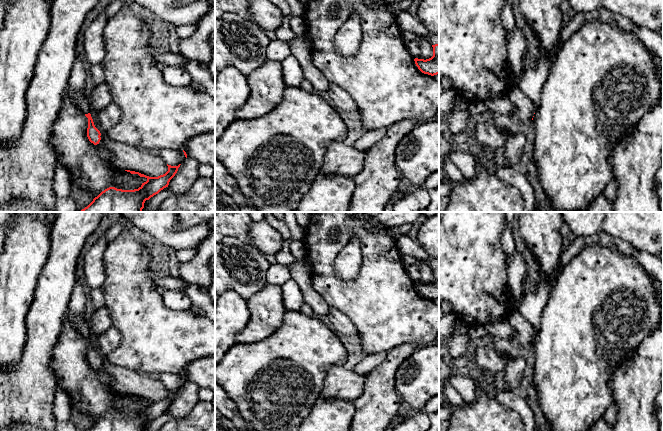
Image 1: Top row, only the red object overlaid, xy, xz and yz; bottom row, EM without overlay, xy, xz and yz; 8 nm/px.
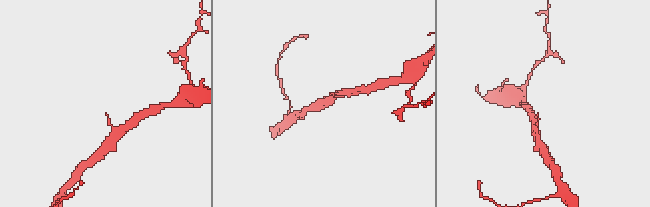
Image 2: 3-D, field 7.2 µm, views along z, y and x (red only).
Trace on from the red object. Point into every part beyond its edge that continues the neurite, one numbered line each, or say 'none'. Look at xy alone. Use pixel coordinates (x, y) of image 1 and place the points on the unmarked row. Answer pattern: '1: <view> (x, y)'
1: xy (77, 304)

